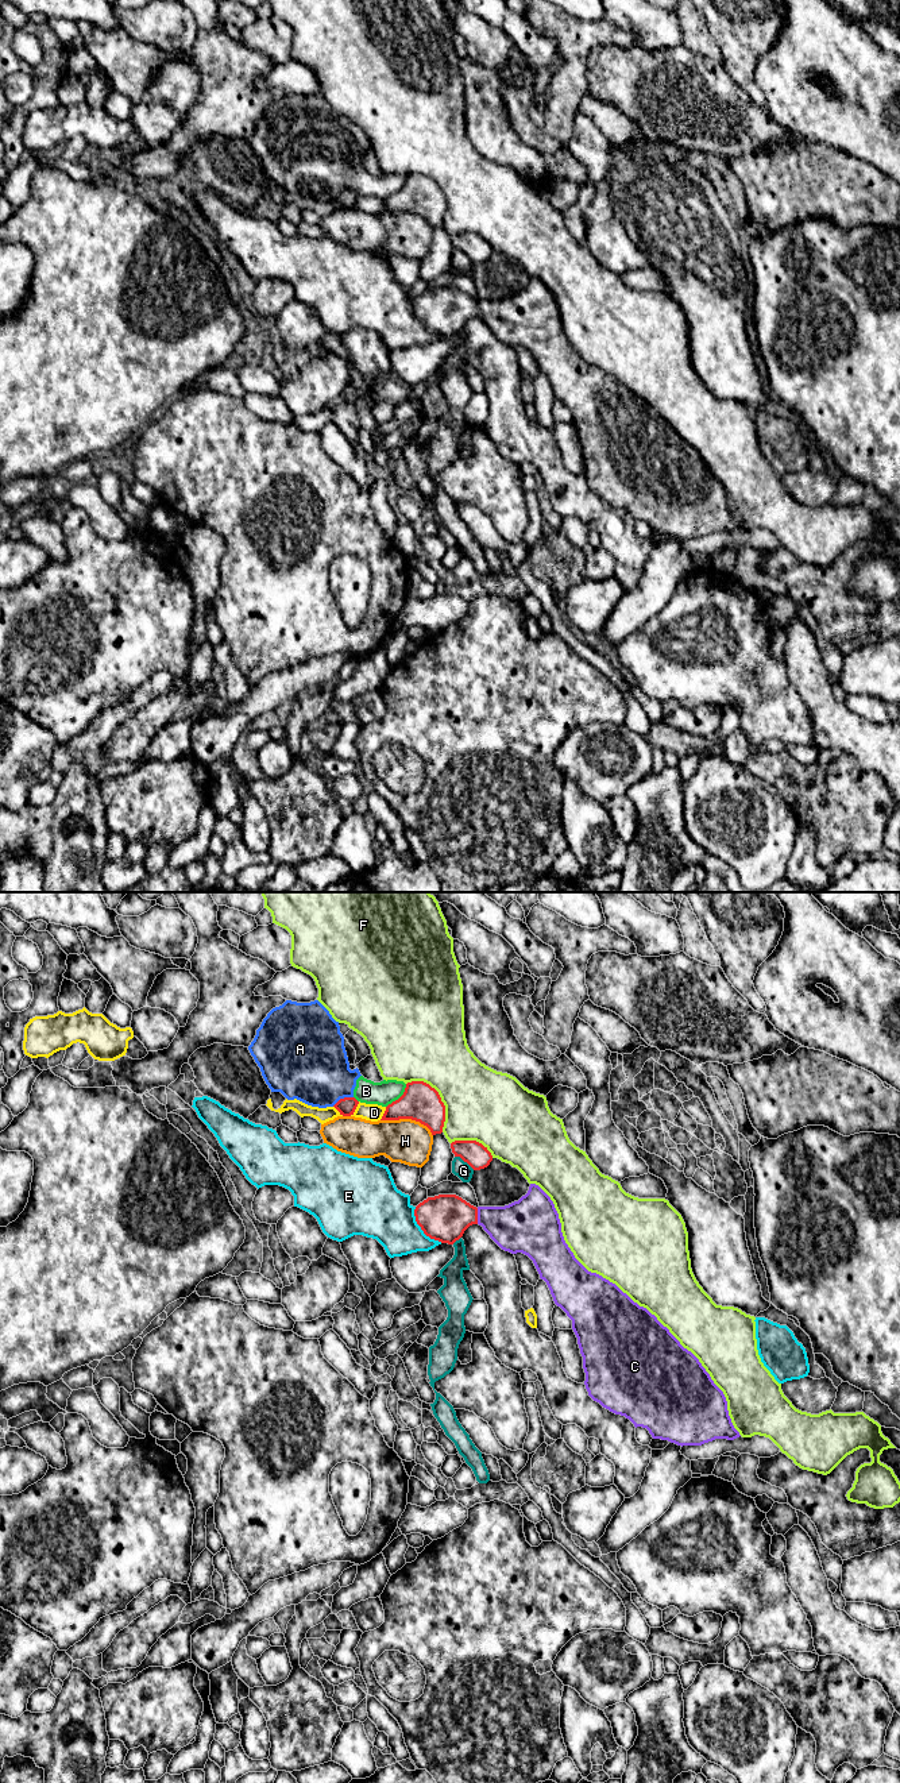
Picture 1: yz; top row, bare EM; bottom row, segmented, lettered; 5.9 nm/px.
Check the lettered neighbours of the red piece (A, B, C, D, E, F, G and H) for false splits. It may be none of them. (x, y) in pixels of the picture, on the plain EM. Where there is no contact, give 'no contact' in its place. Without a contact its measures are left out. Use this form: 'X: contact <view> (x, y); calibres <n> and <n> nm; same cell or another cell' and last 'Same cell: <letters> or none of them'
A: contact yz (342, 192); calibres 110 and 420 nm; another cell
B: contact yz (400, 190); calibres 220 and 140 nm; another cell
C: contact yz (476, 309); calibres 280 and 300 nm; same cell
D: contact yz (355, 201); calibres 110 and 110 nm; another cell
E: contact yz (421, 321); calibres 280 and 320 nm; another cell
F: contact yz (440, 190); calibres 220 and 440 nm; another cell
G: contact yz (464, 254); calibres 150 and 100 nm; another cell
H: contact yz (408, 211); calibres 220 and 260 nm; another cell
Same cell: C

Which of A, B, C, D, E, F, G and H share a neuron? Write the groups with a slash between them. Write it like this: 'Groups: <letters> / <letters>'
Groups: A B / C / D / E / F / G / H

